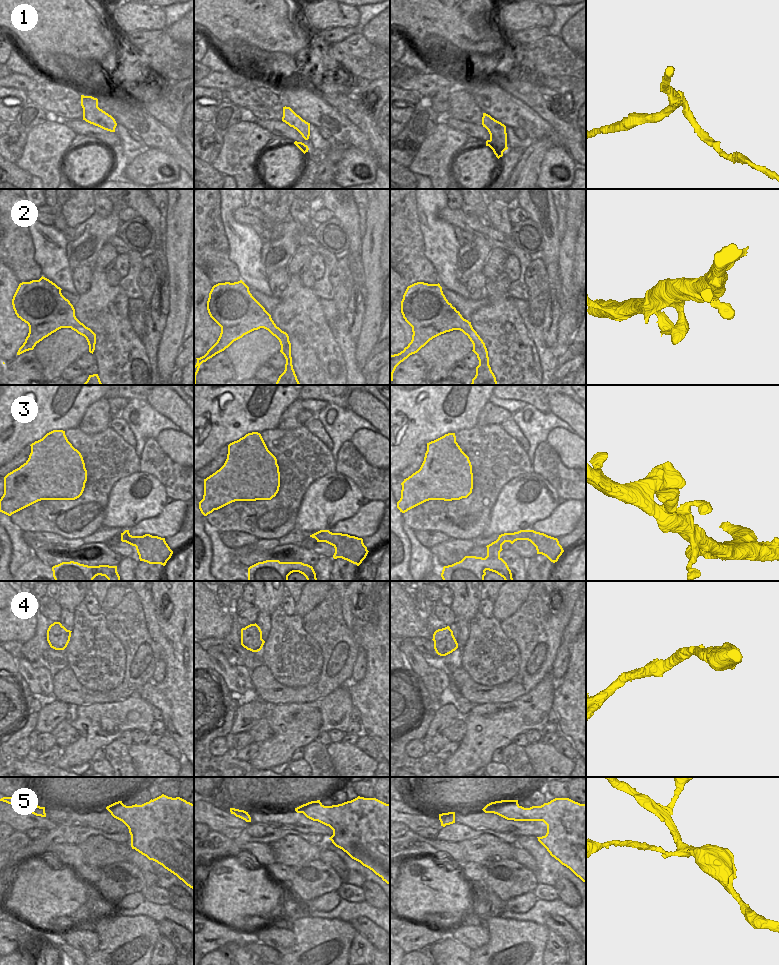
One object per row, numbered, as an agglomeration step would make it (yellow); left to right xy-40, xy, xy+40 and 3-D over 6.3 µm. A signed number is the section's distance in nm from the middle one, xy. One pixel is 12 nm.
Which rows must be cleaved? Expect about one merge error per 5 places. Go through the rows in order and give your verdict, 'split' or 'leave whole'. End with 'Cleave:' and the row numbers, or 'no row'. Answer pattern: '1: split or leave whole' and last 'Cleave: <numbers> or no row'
1: split
2: leave whole
3: leave whole
4: leave whole
5: leave whole
Cleave: 1

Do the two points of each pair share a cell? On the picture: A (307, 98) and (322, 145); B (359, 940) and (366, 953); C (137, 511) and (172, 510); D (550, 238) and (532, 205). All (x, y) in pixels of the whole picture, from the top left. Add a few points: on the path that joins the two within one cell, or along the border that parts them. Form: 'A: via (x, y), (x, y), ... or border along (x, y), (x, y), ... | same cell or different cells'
A: border along (310, 123), (319, 128) | different cells
B: via (362, 943), (364, 944), (364, 950) | same cell
C: border along (165, 504), (162, 510), (155, 516), (140, 521) | different cells
D: via (545, 231), (541, 227), (539, 213) | same cell

